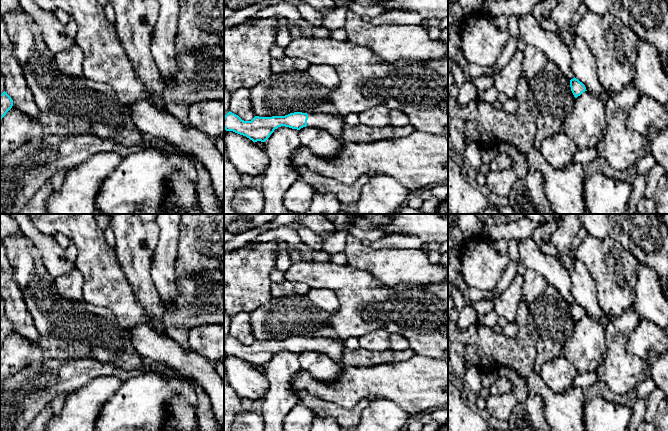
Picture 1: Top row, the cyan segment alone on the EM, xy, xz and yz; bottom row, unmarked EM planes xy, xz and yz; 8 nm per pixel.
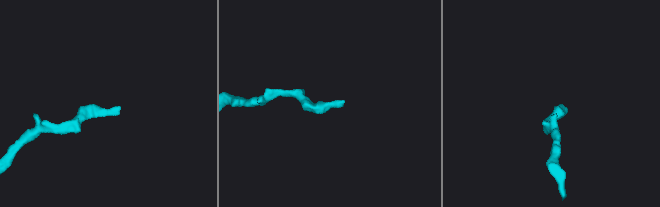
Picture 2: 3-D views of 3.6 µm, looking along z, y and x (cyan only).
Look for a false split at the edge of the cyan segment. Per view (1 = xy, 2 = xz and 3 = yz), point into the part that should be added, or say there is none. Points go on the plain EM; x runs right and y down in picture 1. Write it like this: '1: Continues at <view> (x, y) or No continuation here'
1: No continuation here
2: Continues at xz (333, 349)
3: No continuation here

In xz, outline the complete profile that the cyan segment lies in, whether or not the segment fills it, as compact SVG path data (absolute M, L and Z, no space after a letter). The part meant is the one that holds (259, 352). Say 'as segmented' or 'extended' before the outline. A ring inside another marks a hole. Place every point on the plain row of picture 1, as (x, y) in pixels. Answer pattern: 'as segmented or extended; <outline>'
extended; M228 336L224 340L224 353L246 360L253 366L265 366L275 353L281 350L300 354L303 351L316 351L324 353L330 359L341 364L344 344L330 338L307 338L294 336L285 340L259 341L251 345L244 345L238 339Z

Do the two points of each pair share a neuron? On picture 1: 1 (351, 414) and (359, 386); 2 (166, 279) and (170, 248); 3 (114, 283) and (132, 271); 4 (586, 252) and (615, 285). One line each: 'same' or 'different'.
1: different
2: same
3: different
4: same

